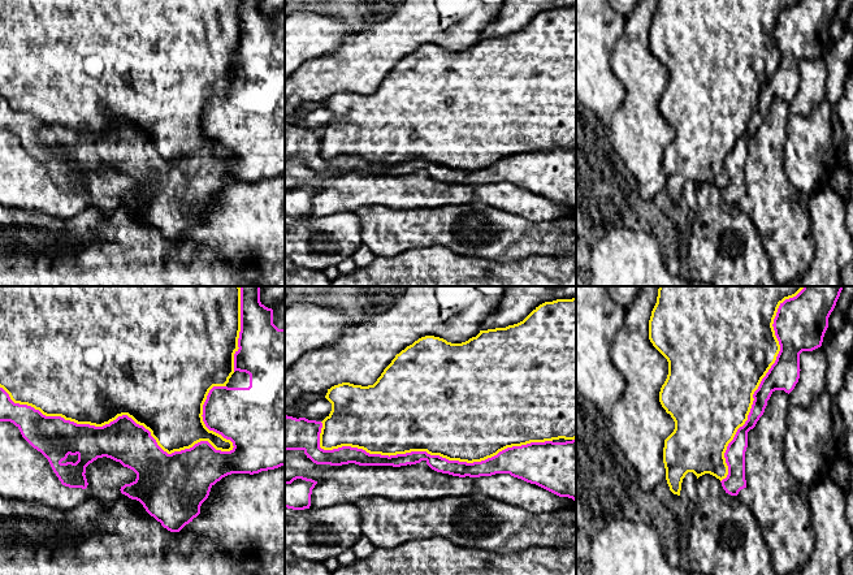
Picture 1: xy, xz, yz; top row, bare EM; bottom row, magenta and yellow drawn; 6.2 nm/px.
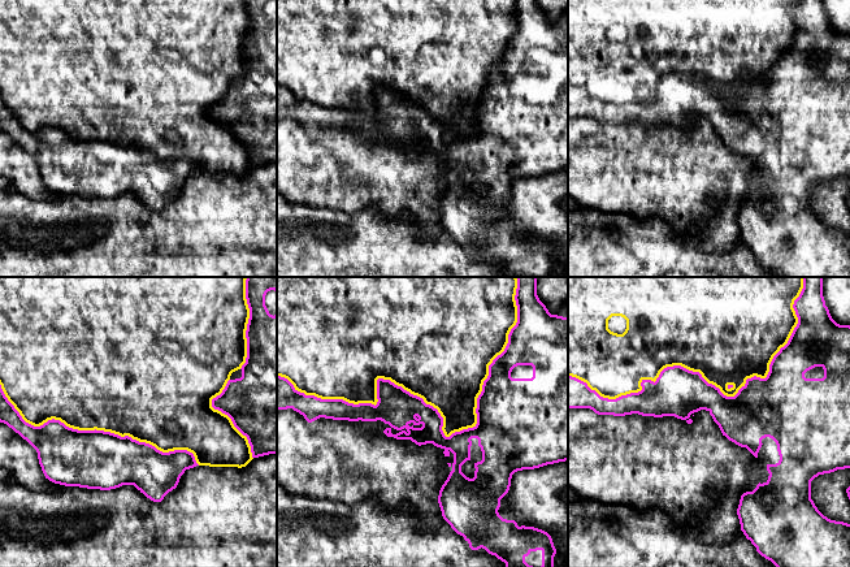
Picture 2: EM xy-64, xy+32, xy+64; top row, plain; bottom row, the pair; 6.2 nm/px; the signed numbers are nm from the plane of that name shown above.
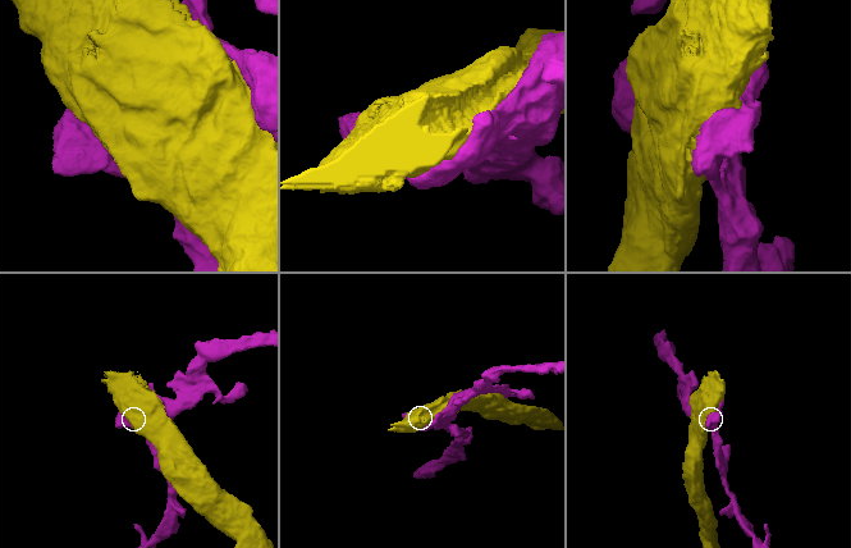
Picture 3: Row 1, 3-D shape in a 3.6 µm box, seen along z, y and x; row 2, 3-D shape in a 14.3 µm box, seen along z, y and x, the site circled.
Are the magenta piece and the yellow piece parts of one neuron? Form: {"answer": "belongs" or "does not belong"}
{"answer": "does not belong"}

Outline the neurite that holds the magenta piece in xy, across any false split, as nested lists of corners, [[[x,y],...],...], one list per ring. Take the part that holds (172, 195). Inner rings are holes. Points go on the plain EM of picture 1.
[[[241,0],[241,40],[238,59],[234,62],[234,82],[225,95],[213,95],[203,113],[203,130],[209,139],[233,151],[230,160],[216,159],[208,150],[200,150],[190,157],[168,163],[143,134],[127,124],[103,135],[77,133],[61,125],[46,125],[27,113],[14,112],[0,96],[0,130],[13,131],[22,146],[49,170],[62,194],[86,198],[86,176],[98,167],[111,167],[133,178],[137,187],[121,195],[121,202],[139,209],[146,220],[170,241],[179,241],[200,222],[202,212],[208,207],[211,196],[231,182],[259,182],[285,174],[285,10],[273,17],[260,10],[260,0]]]

